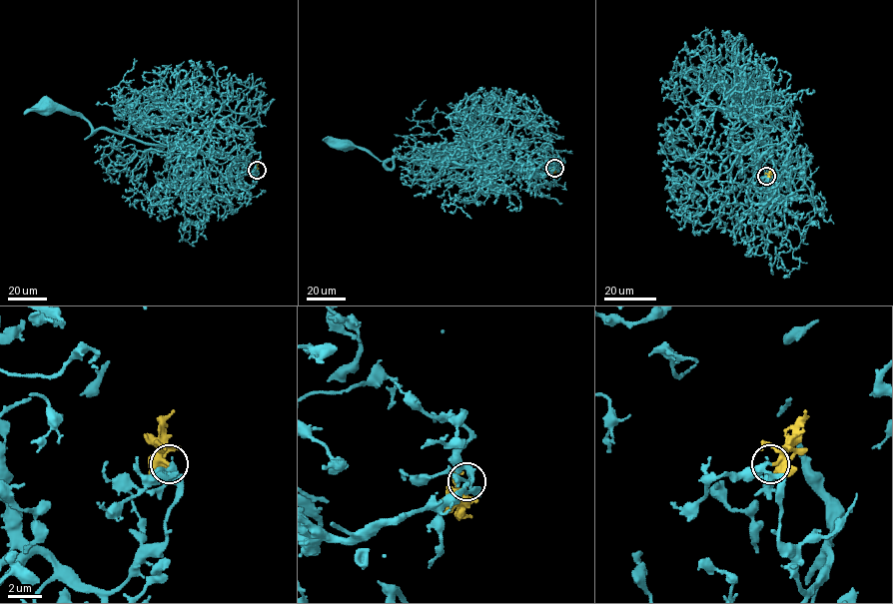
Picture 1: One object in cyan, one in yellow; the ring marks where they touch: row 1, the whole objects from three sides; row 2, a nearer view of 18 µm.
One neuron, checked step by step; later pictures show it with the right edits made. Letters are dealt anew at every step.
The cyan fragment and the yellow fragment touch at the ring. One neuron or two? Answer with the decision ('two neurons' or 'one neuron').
two neurons

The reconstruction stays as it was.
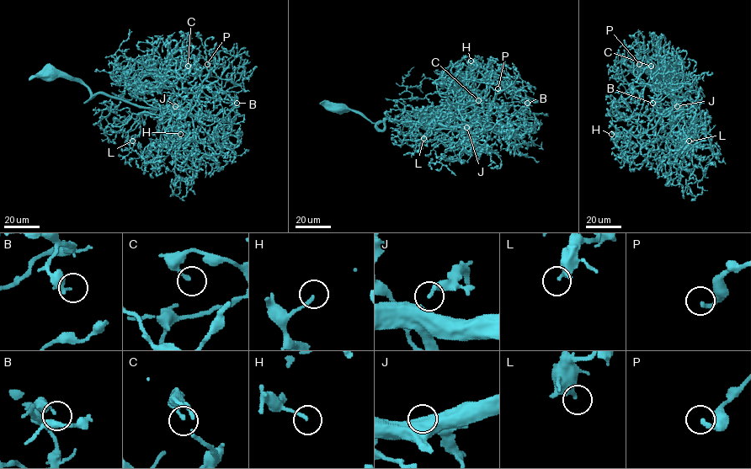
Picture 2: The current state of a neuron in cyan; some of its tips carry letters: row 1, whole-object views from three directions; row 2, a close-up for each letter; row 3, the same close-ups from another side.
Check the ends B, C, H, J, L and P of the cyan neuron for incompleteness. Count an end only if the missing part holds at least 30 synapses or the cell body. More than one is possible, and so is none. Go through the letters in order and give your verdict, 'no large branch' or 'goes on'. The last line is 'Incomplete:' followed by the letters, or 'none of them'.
B: no large branch
C: no large branch
H: no large branch
J: no large branch
L: no large branch
P: no large branch
Incomplete: none of them

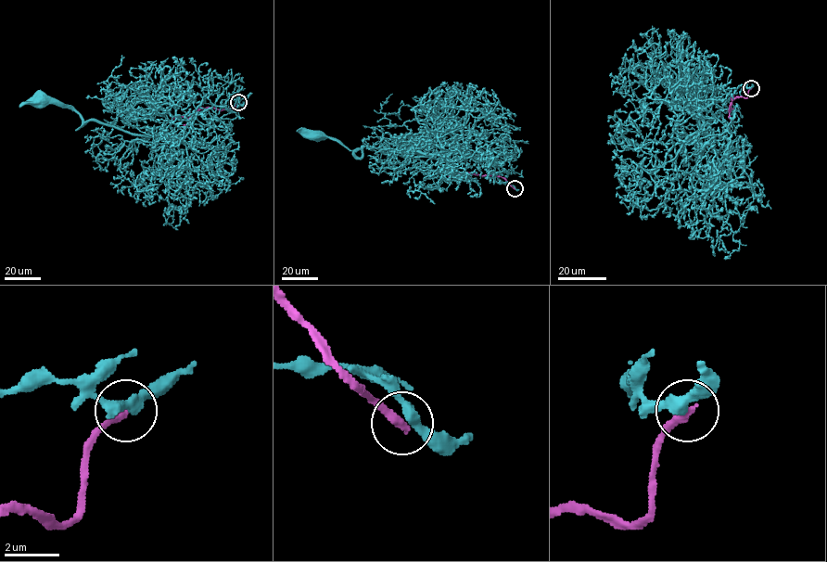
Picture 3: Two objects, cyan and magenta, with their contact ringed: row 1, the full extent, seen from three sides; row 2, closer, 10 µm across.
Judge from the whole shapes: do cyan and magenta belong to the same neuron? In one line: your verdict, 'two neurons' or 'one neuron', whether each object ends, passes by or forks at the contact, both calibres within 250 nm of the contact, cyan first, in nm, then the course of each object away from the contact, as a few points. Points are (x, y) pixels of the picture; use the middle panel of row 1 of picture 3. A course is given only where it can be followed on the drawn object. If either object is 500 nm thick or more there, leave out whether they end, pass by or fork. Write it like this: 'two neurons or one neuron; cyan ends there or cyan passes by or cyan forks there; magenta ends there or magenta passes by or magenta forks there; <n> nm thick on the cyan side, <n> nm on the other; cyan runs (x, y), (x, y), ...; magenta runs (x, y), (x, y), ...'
two neurons; cyan passes by; magenta ends there; 360 nm thick on the cyan side, 360 nm on the other; cyan runs (515, 188), (499, 180), (490, 159), (480, 163), (464, 154), (364, 146), (349, 150), (318, 135); magenta runs (515, 188), (500, 176), (465, 172), (448, 176)

